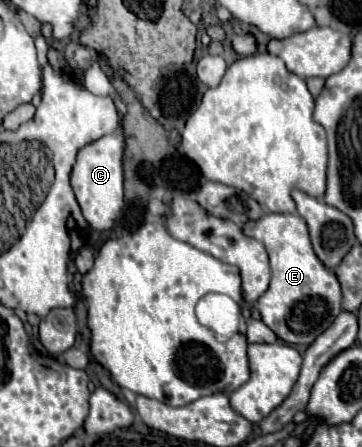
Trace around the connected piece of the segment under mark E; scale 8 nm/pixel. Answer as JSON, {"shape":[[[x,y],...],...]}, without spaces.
{"shape":[[[267,213],[259,221],[249,221],[243,227],[245,235],[261,241],[269,253],[271,261],[271,285],[267,293],[257,301],[257,309],[261,313],[263,323],[285,343],[289,345],[311,345],[341,313],[341,283],[331,269],[321,265],[321,259],[315,255],[309,239],[307,223],[297,213]]]}

